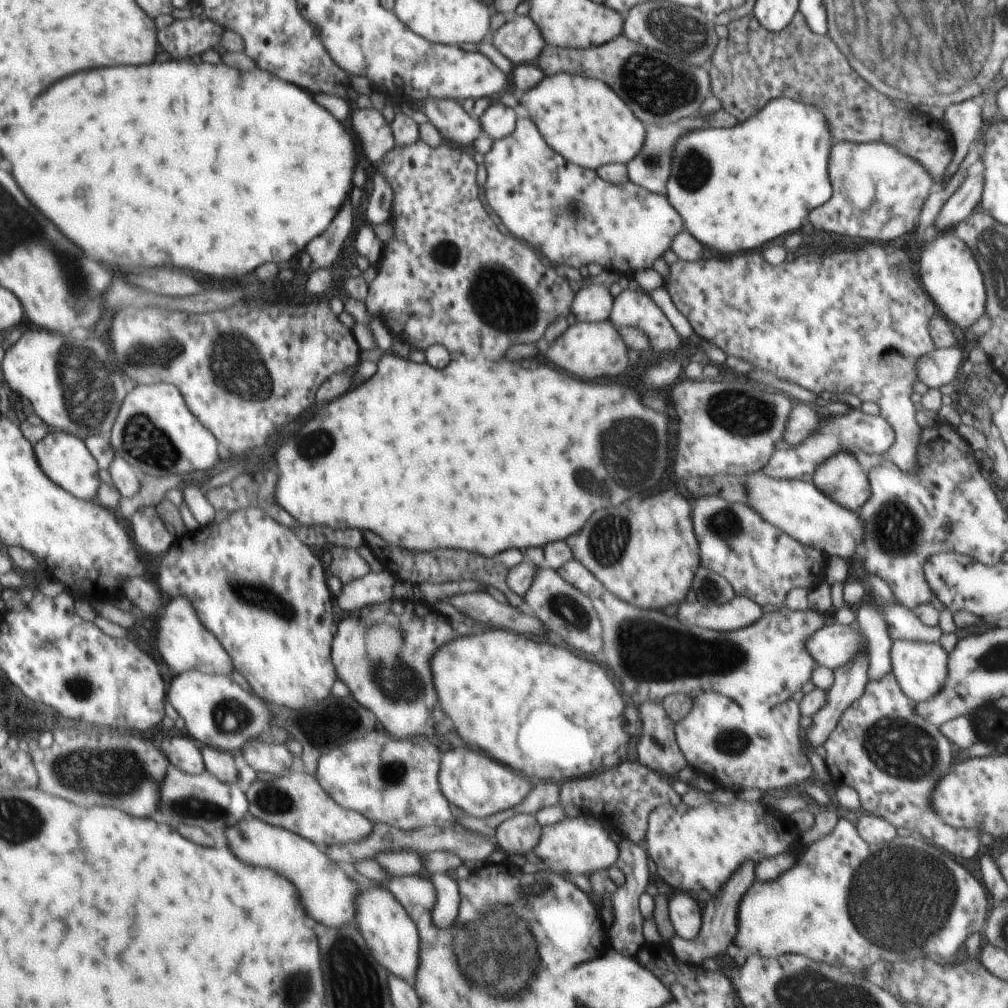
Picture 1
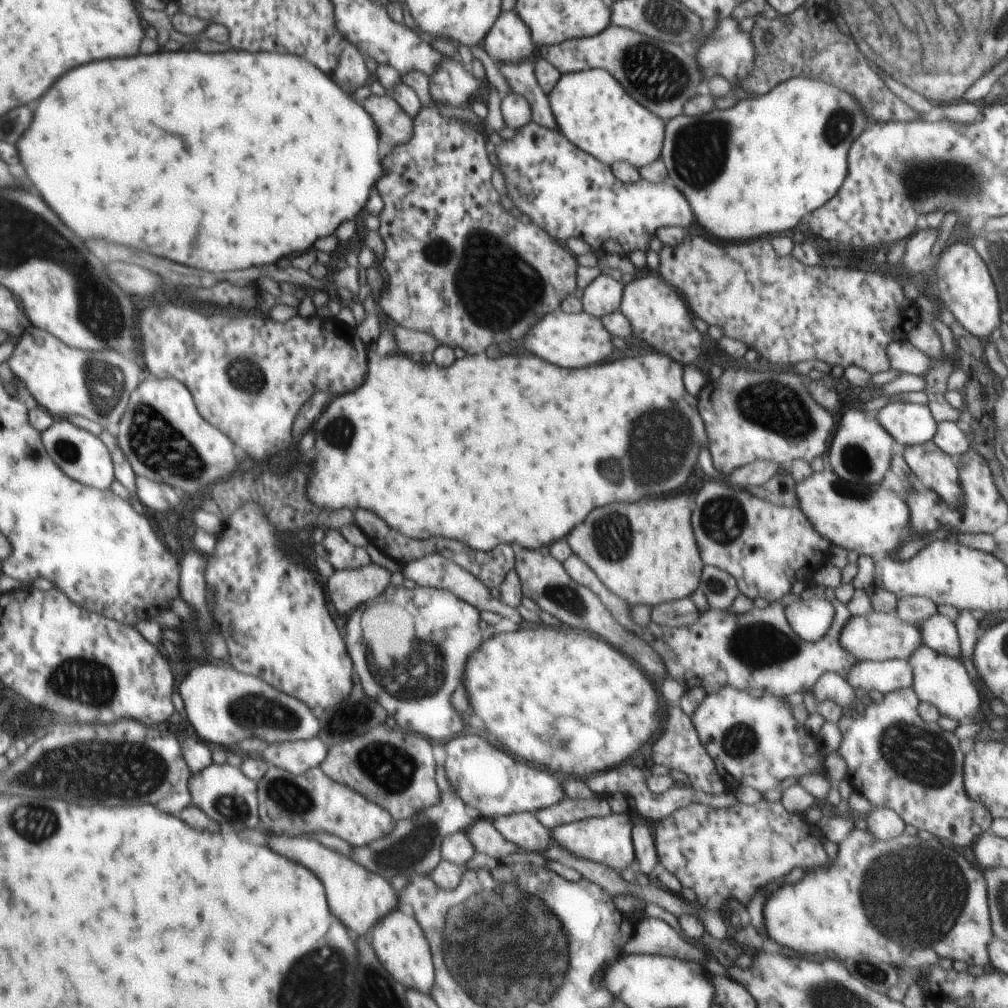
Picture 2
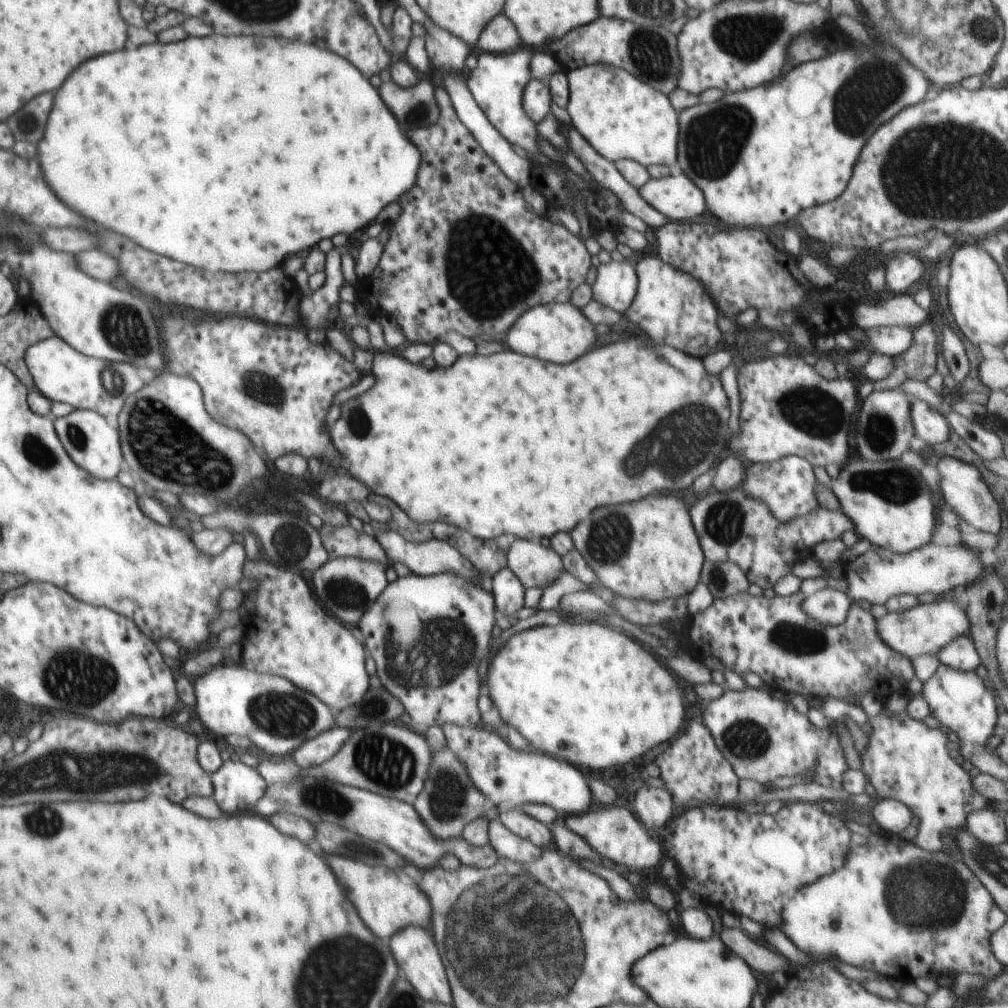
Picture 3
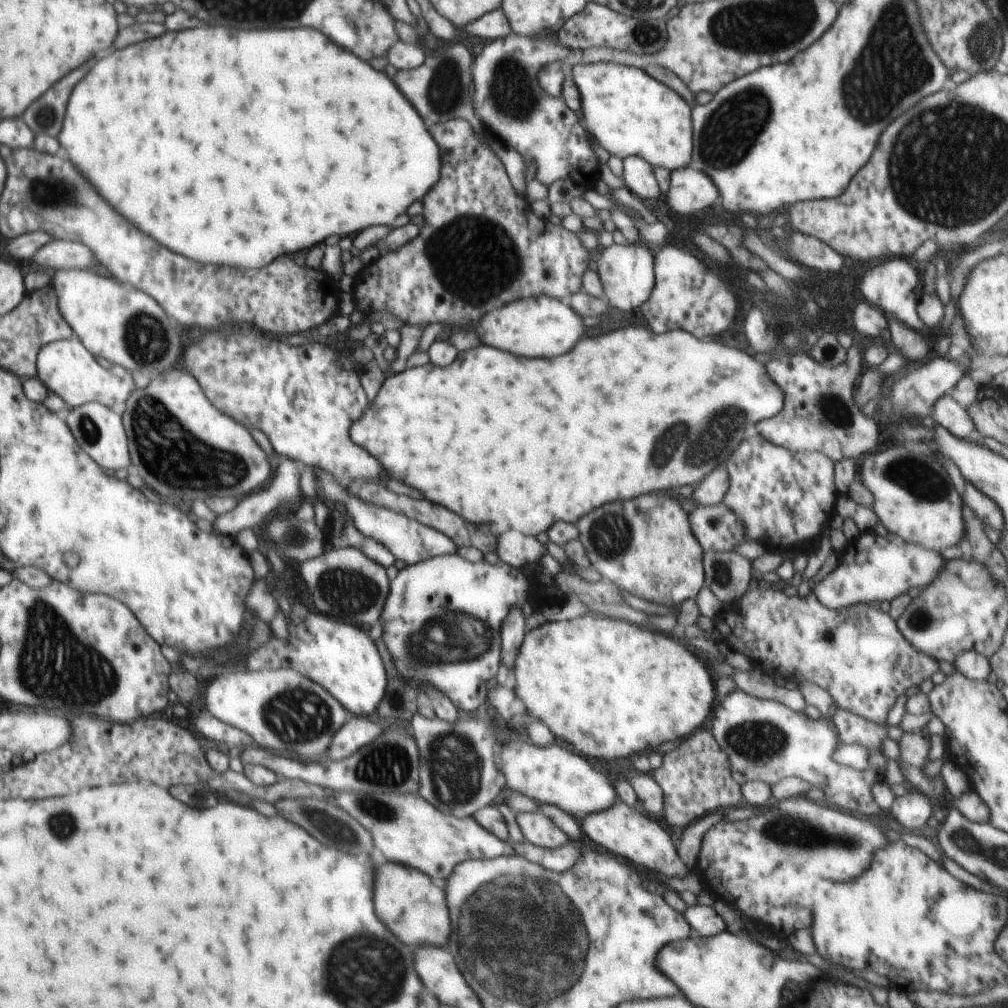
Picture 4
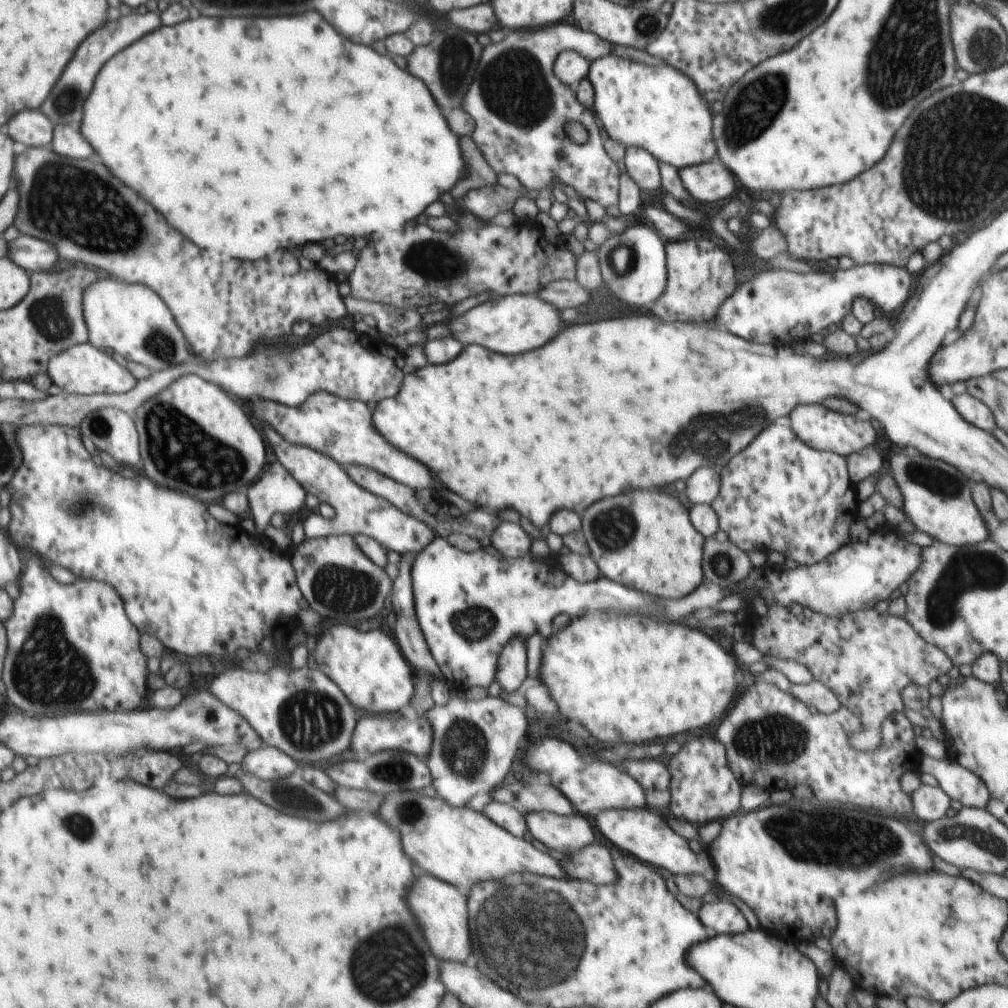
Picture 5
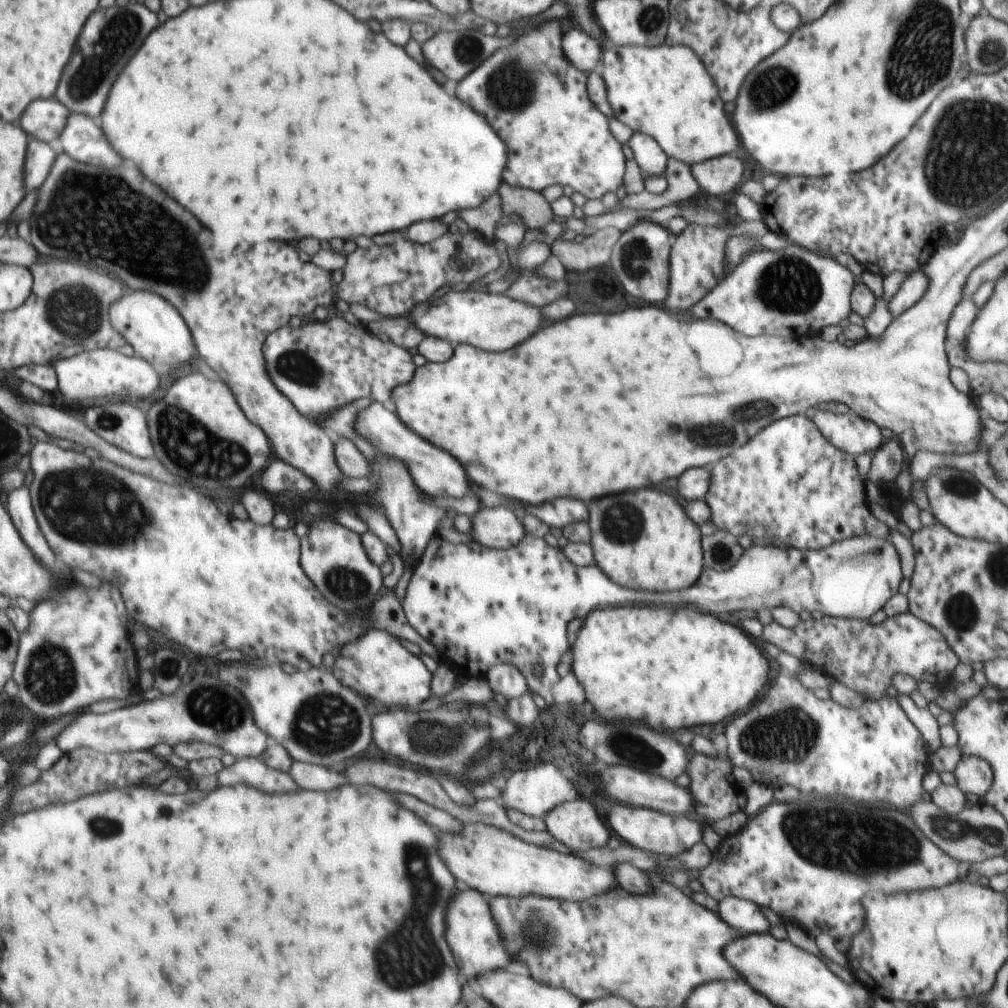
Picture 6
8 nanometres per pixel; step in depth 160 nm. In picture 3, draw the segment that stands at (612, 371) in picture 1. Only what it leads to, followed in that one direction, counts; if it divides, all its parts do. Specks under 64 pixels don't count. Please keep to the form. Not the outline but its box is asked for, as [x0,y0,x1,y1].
[506,303,598,364]

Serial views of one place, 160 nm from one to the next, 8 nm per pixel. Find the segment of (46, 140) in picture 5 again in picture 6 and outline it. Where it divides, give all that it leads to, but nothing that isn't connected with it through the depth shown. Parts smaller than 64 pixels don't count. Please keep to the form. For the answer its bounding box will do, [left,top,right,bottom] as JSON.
[20,98,70,145]

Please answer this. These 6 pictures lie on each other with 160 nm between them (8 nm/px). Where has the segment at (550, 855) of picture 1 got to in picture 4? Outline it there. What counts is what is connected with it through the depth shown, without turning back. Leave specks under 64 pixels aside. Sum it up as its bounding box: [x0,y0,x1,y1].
[582,803,694,878]

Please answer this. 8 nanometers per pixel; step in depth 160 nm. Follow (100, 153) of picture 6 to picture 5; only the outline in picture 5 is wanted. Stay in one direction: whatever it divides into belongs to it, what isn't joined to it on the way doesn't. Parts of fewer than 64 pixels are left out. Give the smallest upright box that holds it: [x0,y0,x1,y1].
[49,125,94,159]

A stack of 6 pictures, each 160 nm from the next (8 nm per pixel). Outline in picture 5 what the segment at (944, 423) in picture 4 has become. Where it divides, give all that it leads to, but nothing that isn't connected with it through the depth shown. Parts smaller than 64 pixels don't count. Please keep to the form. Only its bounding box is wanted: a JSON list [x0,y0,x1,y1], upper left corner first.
[951,393,996,432]

